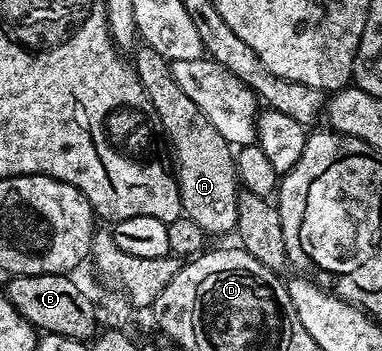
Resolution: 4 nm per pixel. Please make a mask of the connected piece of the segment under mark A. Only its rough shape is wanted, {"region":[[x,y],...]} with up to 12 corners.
{"region":[[168,58],[131,61],[167,139],[182,213],[234,231],[234,147],[175,84]]}

